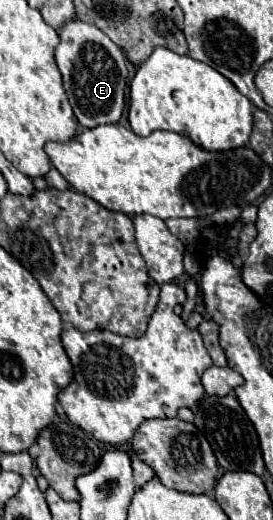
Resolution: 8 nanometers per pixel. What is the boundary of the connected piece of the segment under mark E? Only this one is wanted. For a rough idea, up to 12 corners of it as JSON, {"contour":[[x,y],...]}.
{"contour":[[71,20],[55,60],[85,128],[125,108],[123,50]]}

